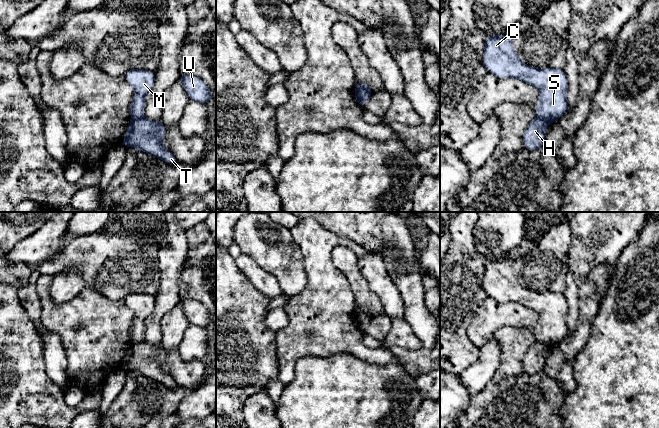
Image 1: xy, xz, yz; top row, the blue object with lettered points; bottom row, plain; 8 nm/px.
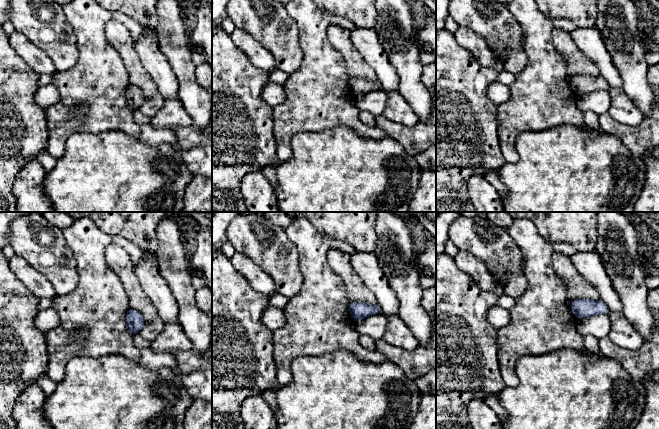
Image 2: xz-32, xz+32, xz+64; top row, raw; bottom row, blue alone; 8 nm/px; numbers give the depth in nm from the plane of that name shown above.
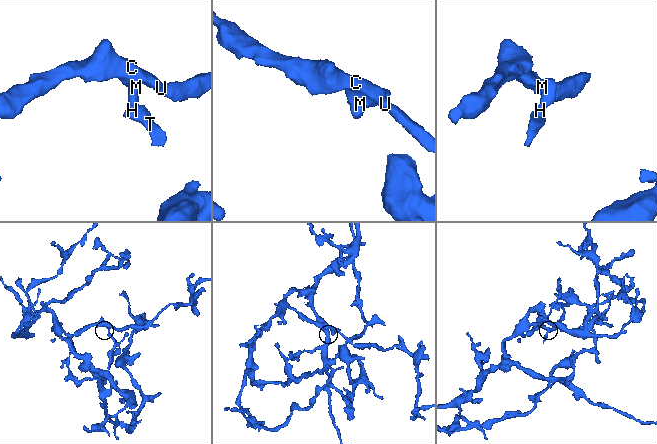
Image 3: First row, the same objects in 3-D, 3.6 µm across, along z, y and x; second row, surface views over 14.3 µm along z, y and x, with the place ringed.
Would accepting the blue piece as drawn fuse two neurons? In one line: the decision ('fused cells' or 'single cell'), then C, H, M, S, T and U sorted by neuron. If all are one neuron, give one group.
fused cells; groups C M S U / H T

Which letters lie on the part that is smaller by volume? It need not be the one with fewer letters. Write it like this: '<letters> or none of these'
H, T

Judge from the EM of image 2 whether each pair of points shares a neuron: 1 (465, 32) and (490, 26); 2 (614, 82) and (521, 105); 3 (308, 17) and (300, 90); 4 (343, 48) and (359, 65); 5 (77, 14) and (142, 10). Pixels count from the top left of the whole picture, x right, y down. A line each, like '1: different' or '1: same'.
1: different
2: different
3: same
4: same
5: different

